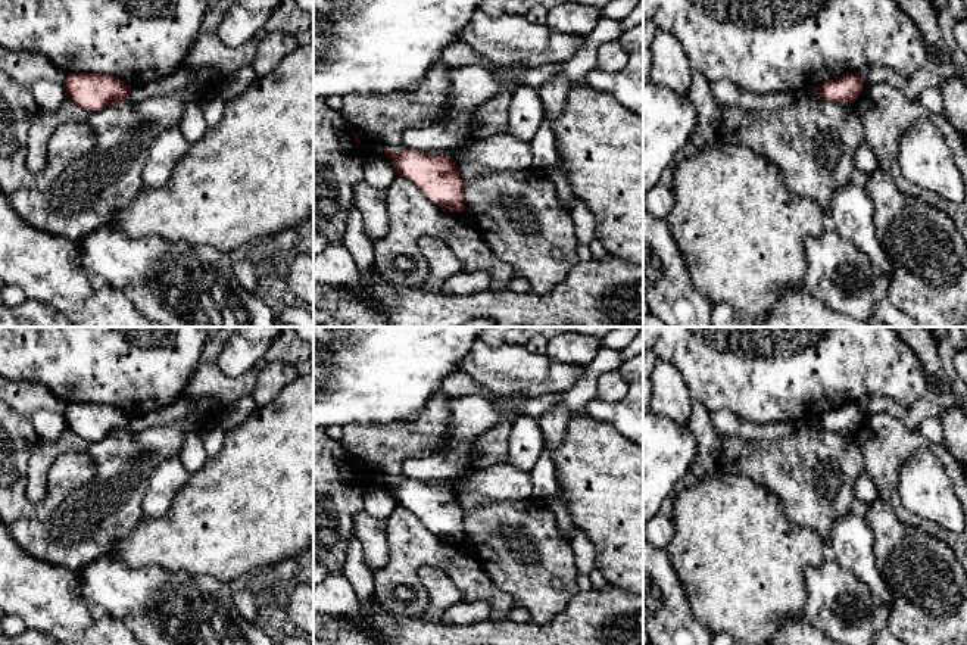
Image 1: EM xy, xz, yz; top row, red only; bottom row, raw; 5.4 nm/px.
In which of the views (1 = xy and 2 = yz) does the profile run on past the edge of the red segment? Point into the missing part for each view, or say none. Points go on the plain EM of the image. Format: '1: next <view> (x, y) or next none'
1: next none
2: next none

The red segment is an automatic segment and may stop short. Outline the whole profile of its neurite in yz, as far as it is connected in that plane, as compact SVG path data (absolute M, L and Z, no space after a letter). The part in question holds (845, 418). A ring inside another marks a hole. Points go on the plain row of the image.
M846 403L843 406L829 409L821 415L808 420L815 421L820 429L840 433L855 433L864 418L864 411L860 403Z

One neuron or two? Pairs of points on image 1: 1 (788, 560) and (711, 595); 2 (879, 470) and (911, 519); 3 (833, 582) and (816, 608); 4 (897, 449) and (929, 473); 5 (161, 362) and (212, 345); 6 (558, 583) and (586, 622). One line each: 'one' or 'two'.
1: one
2: one
3: one
4: two
5: two
6: two

